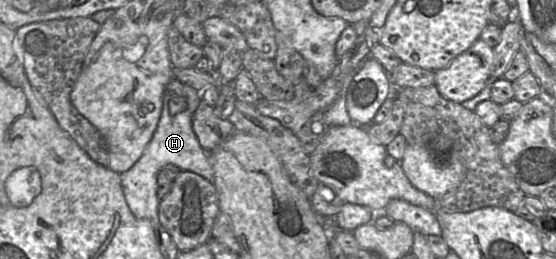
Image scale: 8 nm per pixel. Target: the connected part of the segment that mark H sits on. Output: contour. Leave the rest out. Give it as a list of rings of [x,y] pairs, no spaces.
[[[183,85],[187,109],[172,115],[169,111],[169,101],[172,96],[179,96],[171,90],[166,90],[163,97],[162,112],[156,130],[145,148],[140,159],[127,171],[120,174],[125,200],[132,214],[139,219],[149,220],[159,237],[161,225],[158,217],[160,199],[157,195],[157,175],[167,164],[174,164],[181,170],[192,171],[213,182],[214,170],[209,155],[201,147],[192,128],[193,114],[202,102],[201,91],[189,85]]]

